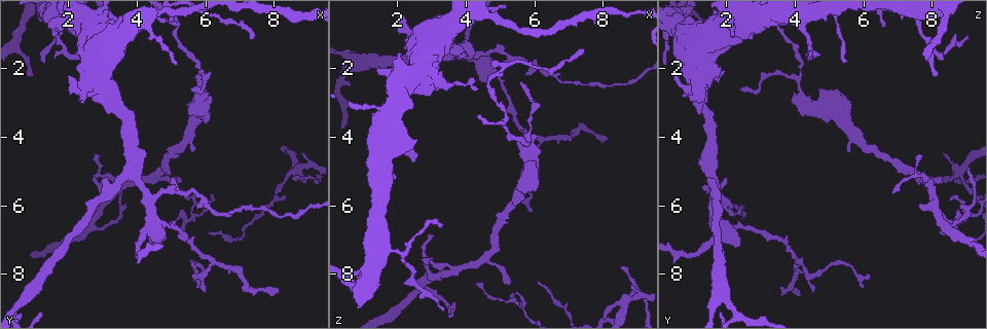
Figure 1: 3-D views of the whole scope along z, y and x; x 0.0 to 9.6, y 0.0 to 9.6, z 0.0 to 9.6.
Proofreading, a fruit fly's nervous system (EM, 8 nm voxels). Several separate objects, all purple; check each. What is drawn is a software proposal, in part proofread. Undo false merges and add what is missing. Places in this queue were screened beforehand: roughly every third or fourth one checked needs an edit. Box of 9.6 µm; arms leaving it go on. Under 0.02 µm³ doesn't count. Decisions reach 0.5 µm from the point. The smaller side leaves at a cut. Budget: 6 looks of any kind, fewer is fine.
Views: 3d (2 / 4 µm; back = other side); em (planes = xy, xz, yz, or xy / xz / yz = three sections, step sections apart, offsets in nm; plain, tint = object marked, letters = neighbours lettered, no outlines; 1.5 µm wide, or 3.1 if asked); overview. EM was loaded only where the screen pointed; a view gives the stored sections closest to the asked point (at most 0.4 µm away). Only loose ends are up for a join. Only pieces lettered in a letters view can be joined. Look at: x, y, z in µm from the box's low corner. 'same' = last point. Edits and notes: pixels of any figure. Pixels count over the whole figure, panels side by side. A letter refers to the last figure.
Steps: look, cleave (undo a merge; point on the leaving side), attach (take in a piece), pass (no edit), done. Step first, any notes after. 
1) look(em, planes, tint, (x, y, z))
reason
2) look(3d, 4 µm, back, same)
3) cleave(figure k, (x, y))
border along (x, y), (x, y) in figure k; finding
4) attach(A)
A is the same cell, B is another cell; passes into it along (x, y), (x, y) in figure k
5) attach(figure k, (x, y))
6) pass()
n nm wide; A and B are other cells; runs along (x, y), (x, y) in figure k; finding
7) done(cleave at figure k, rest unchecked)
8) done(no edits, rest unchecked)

look(3d, 4 µm, (7.30, 1.20, 1.60))
free end

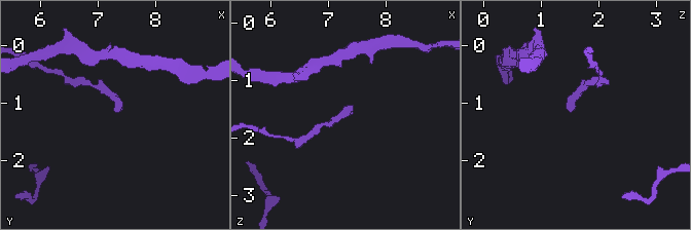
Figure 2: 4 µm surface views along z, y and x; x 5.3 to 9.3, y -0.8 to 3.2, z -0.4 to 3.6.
look(em, xz, step 4, tint, (7.35, 1.10, 1.60))

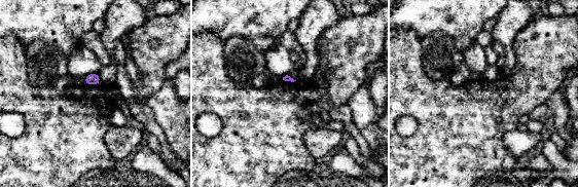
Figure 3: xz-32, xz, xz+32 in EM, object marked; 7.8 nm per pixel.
look(em, planes, letters, same)

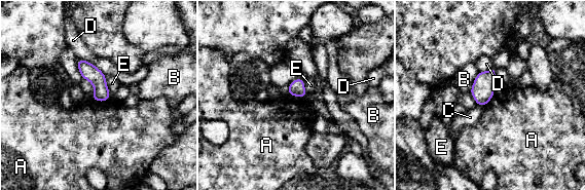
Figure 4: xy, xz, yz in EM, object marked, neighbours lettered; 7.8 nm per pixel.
pass()
A, B, C, D and E are other cells; runs along (79, 62), (99, 81), (107, 97) in figure 4; none of them fits

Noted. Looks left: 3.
look(em, xz, step 4, tint, (4.50, 6.55, 1.75))
sharp bend

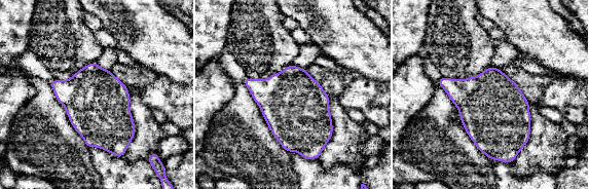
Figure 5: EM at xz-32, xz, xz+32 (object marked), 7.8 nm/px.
look(em, xz, step 4, letters, same)

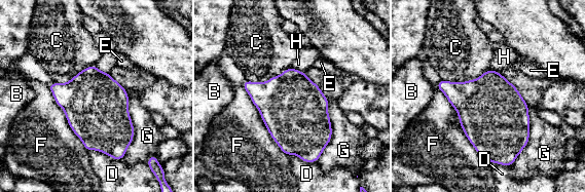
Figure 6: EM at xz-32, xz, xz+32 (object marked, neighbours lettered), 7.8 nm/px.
pass()
B, C, D, E, F, G and H are other cells; border along (129, 94), (134, 138), (121, 159) in figure 6; one neuron here

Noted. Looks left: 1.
done(no edits, rest unchecked)

